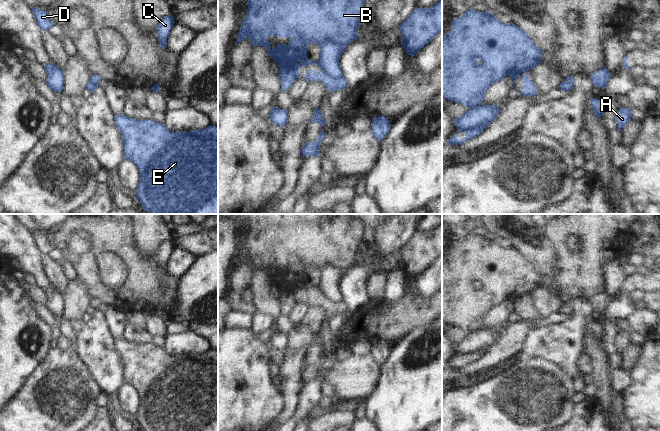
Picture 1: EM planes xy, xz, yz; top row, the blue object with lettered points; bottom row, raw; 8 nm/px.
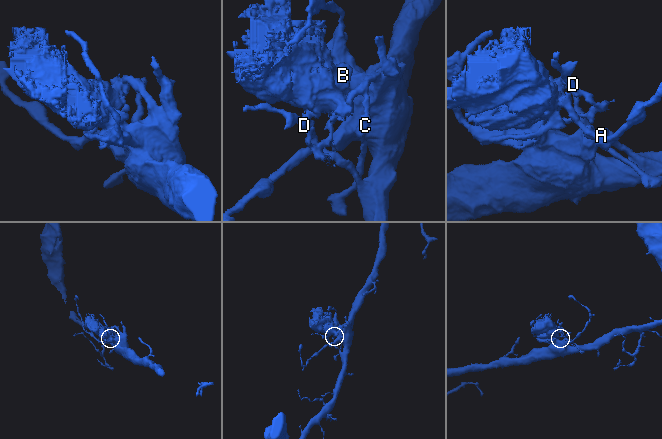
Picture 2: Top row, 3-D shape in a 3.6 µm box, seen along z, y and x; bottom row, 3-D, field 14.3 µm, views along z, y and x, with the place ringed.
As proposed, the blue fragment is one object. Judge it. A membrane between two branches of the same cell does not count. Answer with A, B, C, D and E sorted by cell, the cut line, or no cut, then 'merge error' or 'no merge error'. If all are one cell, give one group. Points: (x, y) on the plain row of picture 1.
groups A B C E / D; cut xy (89, 305), (97, 309); merge error

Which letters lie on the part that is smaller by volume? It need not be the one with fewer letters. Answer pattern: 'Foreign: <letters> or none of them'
Foreign: D

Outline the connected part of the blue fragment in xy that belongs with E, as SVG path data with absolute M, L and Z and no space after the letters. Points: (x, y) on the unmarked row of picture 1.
M125 339L114 340L114 344L122 358L125 384L132 385L139 393L141 399L135 419L142 431L218 431L218 352L216 350L209 349L201 354L191 354L188 356L172 356L164 348L154 344L136 345Z

